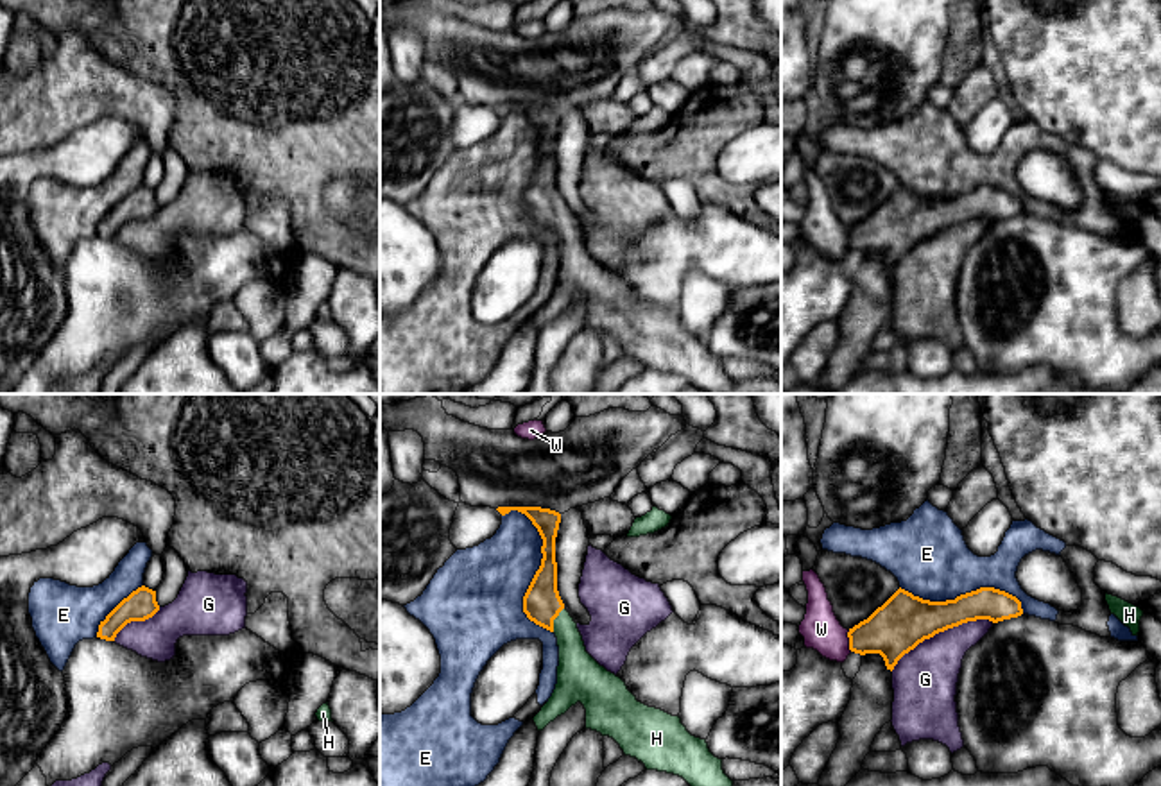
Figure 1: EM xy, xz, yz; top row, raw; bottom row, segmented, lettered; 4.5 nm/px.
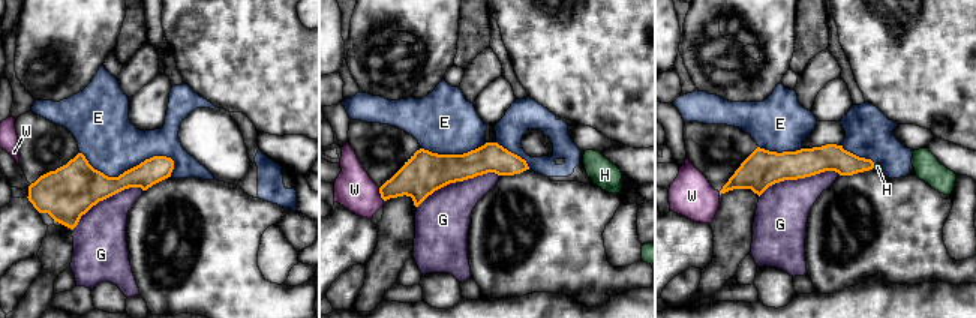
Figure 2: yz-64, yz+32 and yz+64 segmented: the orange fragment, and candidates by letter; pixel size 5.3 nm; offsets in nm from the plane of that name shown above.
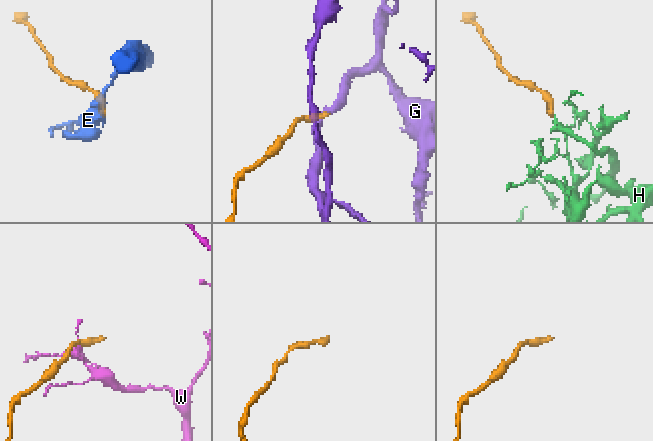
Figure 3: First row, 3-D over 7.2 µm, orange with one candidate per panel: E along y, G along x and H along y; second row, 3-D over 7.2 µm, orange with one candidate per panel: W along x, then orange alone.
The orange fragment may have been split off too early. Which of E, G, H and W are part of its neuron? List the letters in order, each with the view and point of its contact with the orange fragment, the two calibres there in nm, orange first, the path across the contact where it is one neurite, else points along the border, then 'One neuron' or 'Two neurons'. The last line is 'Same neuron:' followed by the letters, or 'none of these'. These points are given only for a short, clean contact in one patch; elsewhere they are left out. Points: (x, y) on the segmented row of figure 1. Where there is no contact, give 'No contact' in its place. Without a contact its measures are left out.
E: Touches orange at xz (536, 572). Thickness 170 nm (orange) against 360 nm. Two neurons
G: Touches orange at yz (941, 631). Thickness 240 nm (orange) against 280 nm. Two neurons
H: Touches orange at xz (554, 618). Thickness 170 nm (orange) against 170 nm. Path across: xz (541, 604), (554, 618), (568, 636), (577, 668). One neuron
W: Touches orange at yz (850, 641). Thickness 240 nm (orange) against 170 nm. Boundary: yz (848, 631), (848, 647), (851, 650). Two neurons
Same neuron: H

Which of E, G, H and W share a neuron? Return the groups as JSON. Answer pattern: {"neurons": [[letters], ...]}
{"neurons": [["E"], ["G"], ["H"], ["W"]]}

